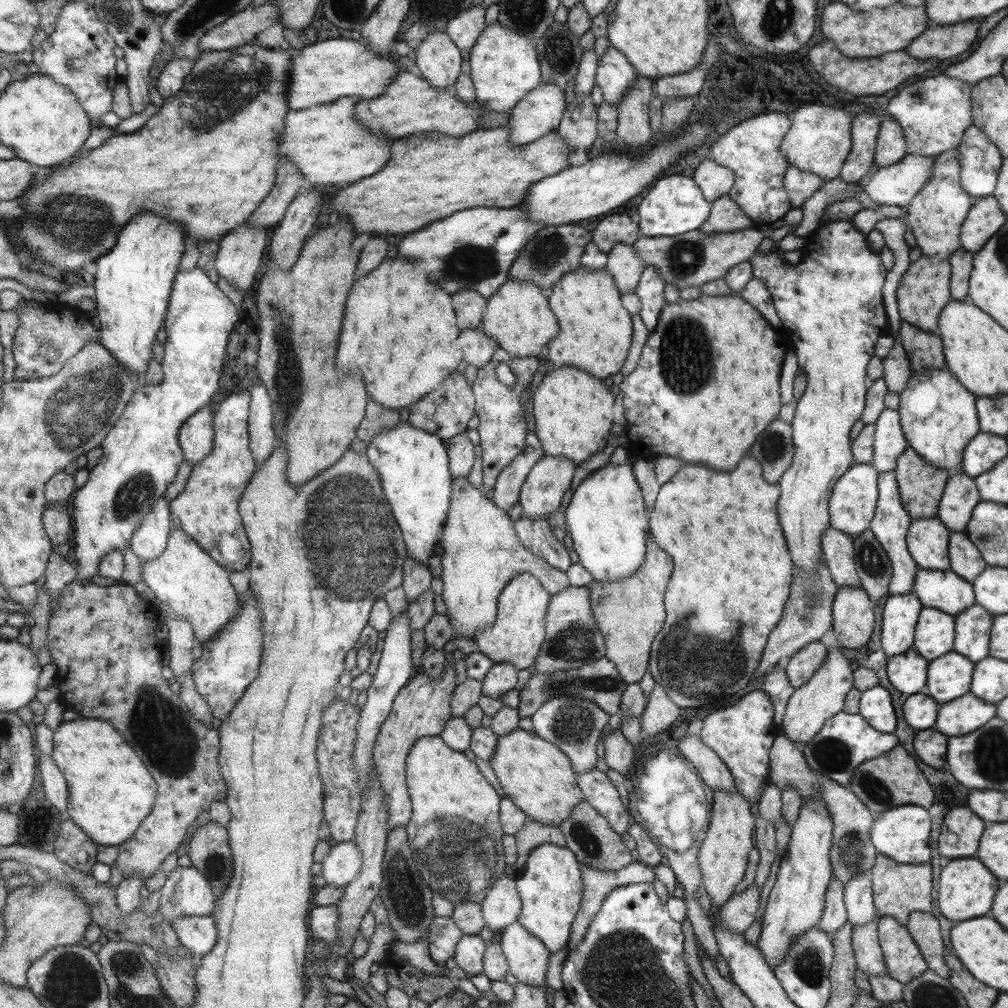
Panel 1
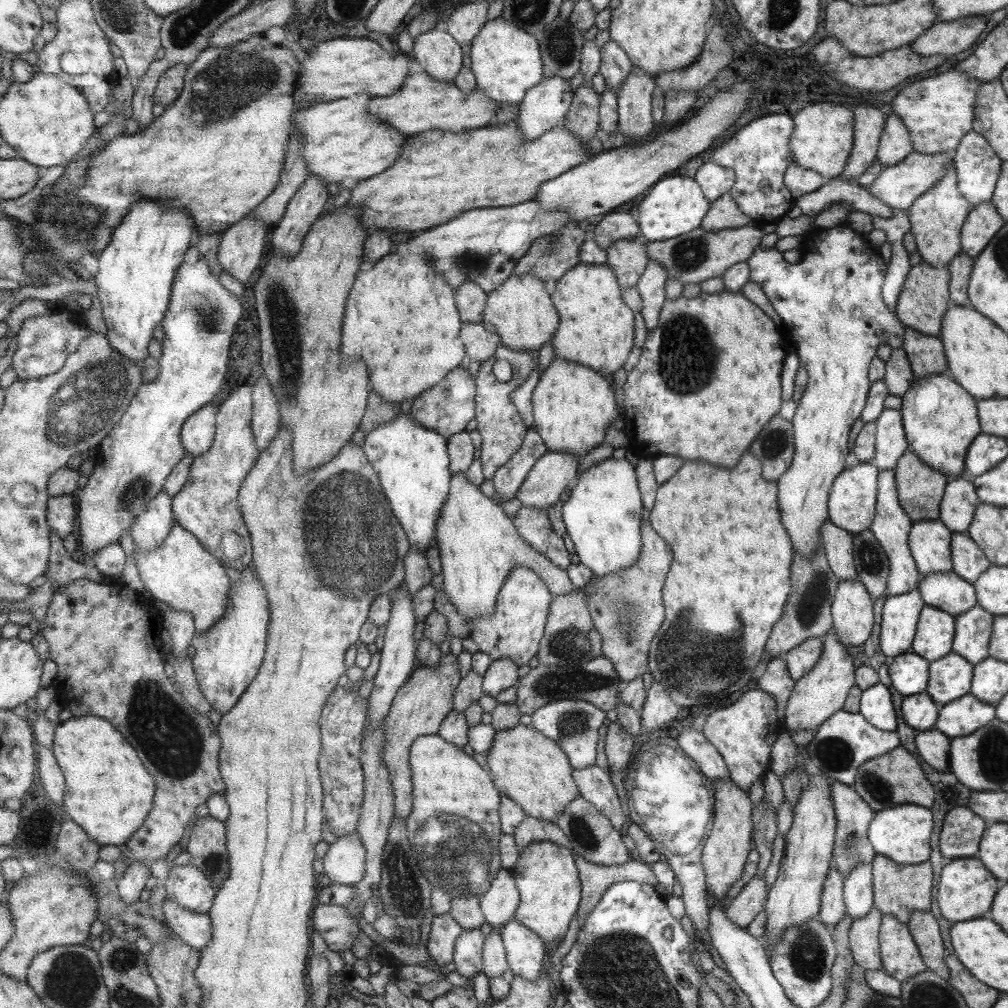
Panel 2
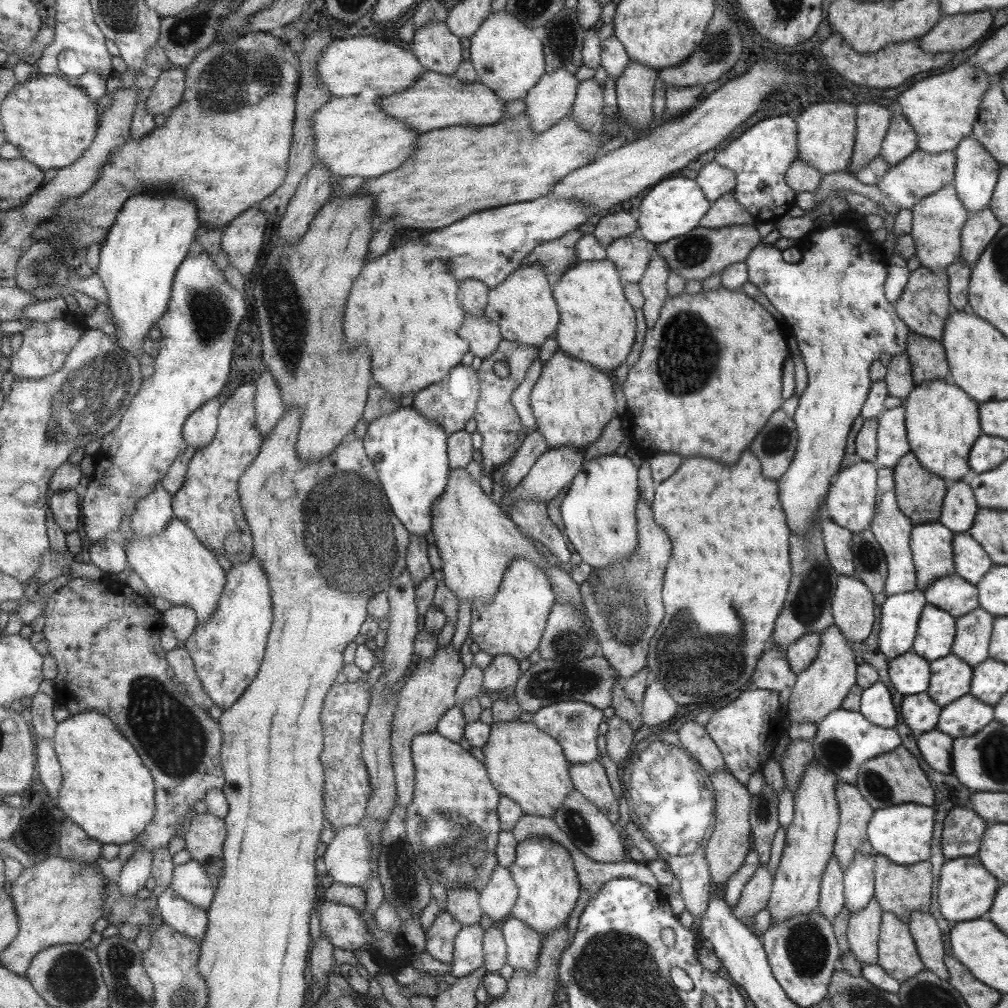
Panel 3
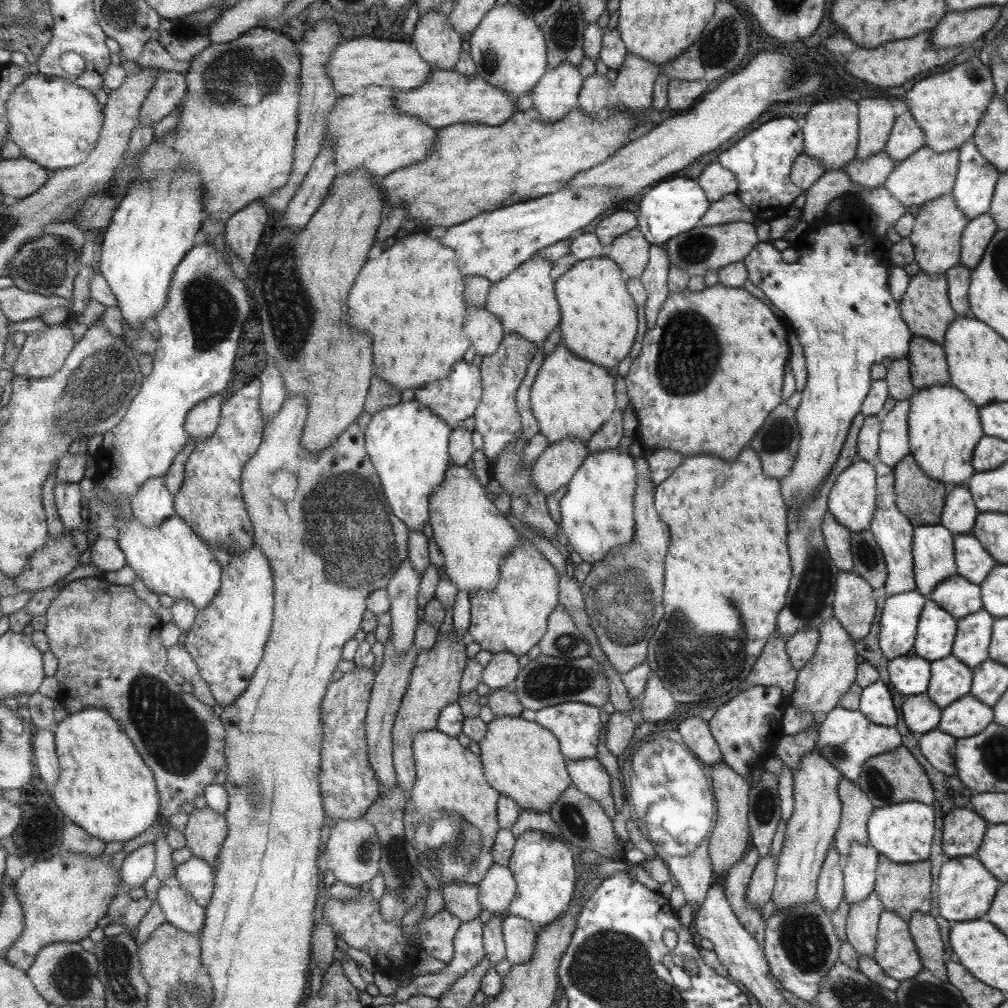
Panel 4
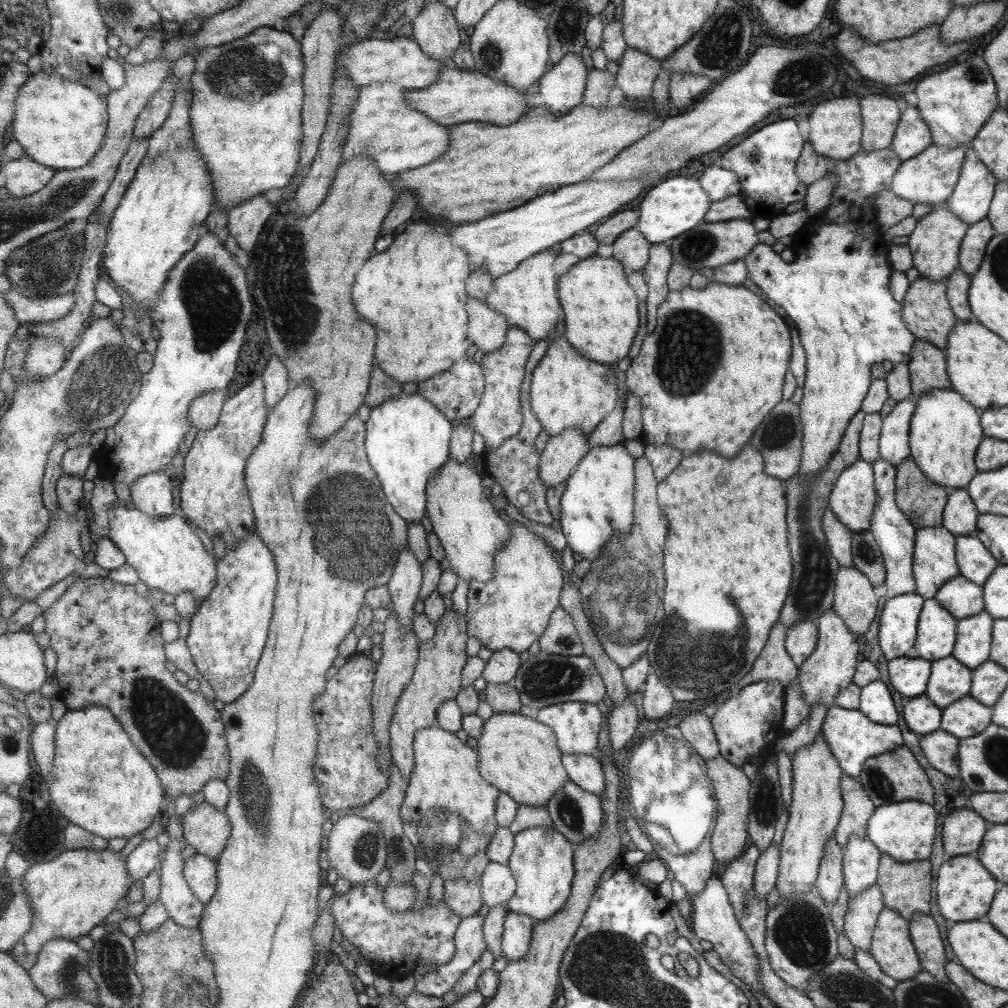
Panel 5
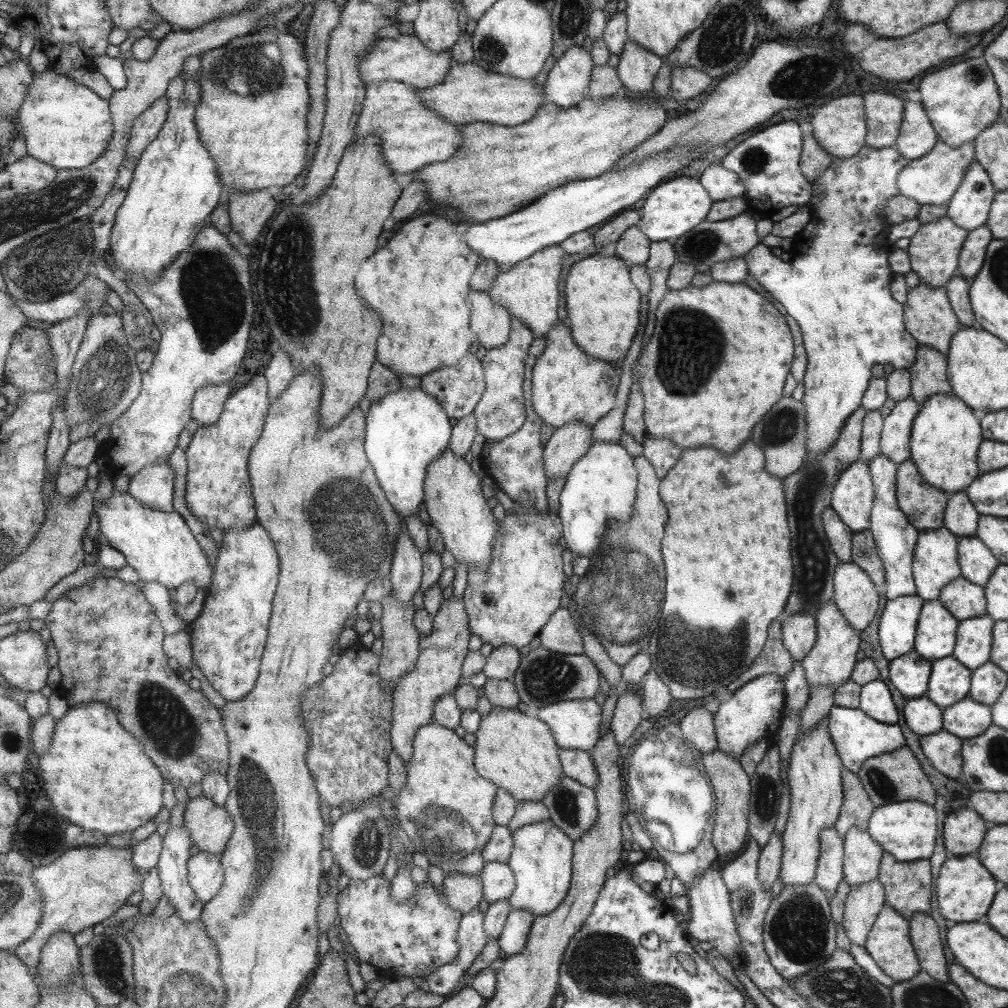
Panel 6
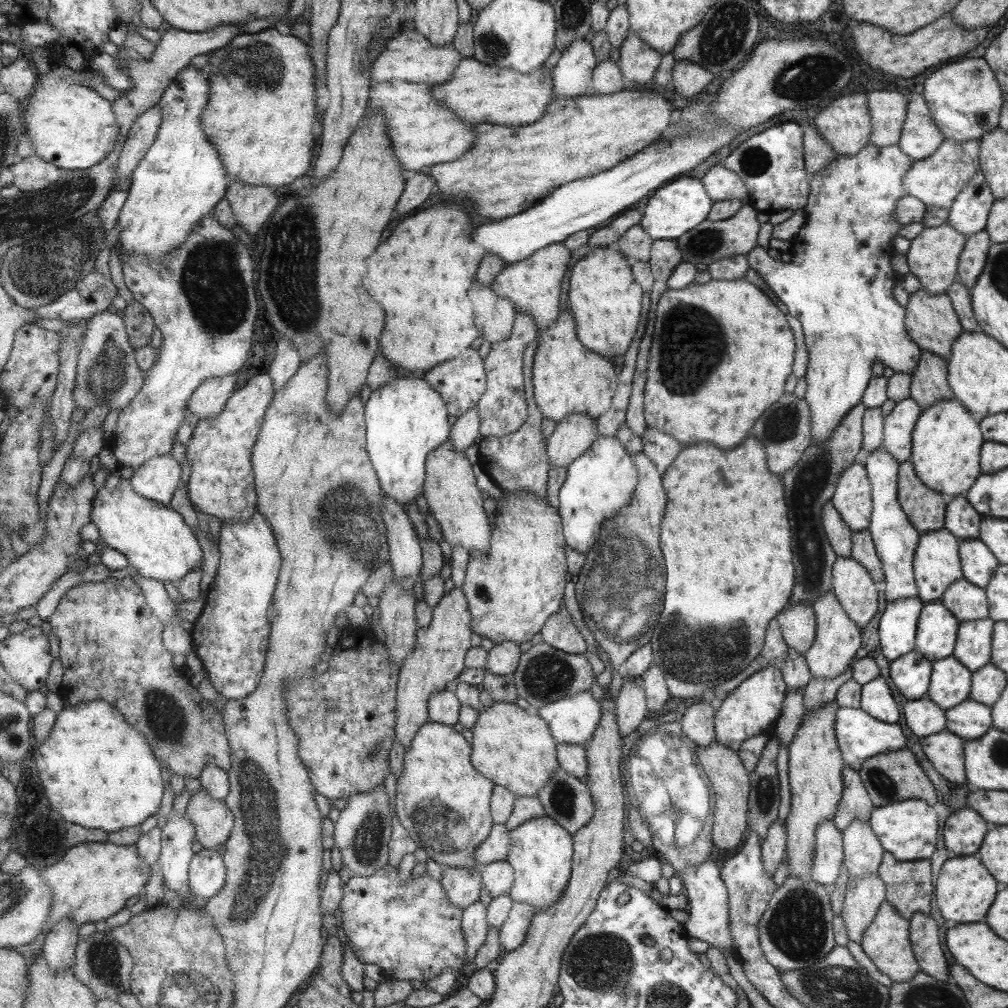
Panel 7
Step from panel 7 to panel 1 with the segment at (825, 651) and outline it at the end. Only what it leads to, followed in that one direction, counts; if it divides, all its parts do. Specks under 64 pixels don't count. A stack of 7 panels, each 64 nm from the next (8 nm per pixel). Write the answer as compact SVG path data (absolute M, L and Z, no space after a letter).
M829 646L827 656L818 670L805 683L793 689L784 710L782 724L778 727L799 748L818 734L827 719L837 715L845 706L846 696L850 688L854 687L854 673L849 667L850 663L841 655L839 647Z

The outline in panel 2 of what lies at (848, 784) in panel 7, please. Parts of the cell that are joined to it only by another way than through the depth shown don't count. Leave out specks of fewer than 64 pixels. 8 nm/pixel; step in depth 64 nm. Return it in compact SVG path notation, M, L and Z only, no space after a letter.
M832 781L830 783L830 793L831 800L834 803L835 816L837 817L831 866L835 867L845 878L857 864L872 863L875 854L877 854L869 841L869 836L867 836L869 820L874 818L875 812L851 786Z

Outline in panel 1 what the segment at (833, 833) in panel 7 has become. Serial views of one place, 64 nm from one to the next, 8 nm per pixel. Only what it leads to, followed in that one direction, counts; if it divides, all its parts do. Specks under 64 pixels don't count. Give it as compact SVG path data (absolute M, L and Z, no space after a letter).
M832 876L825 896L824 911L816 924L817 928L831 935L846 921L846 908L843 902L843 887L837 879Z

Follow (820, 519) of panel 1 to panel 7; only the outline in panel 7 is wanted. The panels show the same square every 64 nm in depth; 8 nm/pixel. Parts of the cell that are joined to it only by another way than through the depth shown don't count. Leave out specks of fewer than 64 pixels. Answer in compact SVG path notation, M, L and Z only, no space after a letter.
M868 144L858 153L853 156L841 156L837 154L836 158L831 161L822 171L812 175L809 182L810 192L806 202L806 206L802 208L805 222L801 225L799 232L791 240L790 261L783 262L781 259L774 260L767 254L767 249L754 246L745 253L748 260L748 266L757 271L765 284L769 286L775 296L780 298L780 301L787 306L787 314L795 316L802 326L804 336L804 345L808 354L808 363L806 365L806 373L804 374L807 384L806 391L803 395L803 400L810 407L811 421L811 443L821 442L830 435L830 432L838 426L842 420L842 416L859 403L863 391L866 390L867 380L869 380L869 368L875 361L882 362L886 367L890 367L895 373L903 372L912 374L915 367L918 366L918 360L921 358L921 349L913 340L910 339L909 333L906 331L905 318L906 309L899 305L895 300L894 286L900 284L901 275L893 270L891 260L895 258L895 238L899 234L899 229L902 227L900 222L894 217L896 202L907 195L906 187L902 184L902 178L906 172L912 167L913 161L907 157L905 153L899 149L898 145L881 147Z

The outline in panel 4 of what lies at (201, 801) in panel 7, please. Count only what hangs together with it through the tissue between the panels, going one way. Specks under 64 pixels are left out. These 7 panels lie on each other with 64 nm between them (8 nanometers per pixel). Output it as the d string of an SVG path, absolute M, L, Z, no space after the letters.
M205 806L193 809L188 814L183 830L185 846L190 848L193 856L207 861L215 869L222 844L229 834L226 817Z

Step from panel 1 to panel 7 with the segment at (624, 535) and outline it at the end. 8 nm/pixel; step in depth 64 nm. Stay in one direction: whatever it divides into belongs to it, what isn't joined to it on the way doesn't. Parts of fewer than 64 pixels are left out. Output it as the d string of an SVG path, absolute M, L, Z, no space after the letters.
M601 435L565 469L566 479L558 490L558 516L563 520L566 543L577 554L585 555L594 546L603 520L615 518L631 502L638 486L638 471L620 441Z

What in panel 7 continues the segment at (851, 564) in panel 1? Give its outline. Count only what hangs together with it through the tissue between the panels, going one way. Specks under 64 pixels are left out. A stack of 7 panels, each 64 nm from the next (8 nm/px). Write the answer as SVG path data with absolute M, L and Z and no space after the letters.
M830 503L822 507L822 528L837 556L850 557L853 532L842 521L841 514Z

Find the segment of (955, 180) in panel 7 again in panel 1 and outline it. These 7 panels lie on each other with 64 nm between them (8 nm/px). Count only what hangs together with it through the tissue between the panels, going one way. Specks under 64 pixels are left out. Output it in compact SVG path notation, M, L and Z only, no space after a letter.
M906 154L898 163L888 167L878 167L873 176L869 176L861 183L861 188L877 204L906 208L911 199L918 194L919 190L930 179L935 160L936 156L925 157Z

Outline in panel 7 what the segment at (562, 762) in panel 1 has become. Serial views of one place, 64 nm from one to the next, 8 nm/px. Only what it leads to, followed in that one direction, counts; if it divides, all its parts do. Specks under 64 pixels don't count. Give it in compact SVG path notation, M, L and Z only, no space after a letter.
M493 702L478 711L471 728L471 764L478 773L505 787L514 796L537 796L543 783L558 770L554 737L539 715L529 715L515 703Z

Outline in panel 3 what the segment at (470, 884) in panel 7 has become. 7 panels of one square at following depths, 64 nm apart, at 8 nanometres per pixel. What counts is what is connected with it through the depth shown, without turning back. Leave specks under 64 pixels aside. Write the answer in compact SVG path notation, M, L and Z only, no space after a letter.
M446 889L445 904L444 910L460 921L462 926L475 924L481 918L482 910L478 905L478 891L475 889Z

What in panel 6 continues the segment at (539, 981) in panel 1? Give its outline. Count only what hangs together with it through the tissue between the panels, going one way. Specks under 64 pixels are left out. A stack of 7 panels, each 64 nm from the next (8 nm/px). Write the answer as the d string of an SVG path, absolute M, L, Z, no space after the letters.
M511 909L498 934L498 947L502 956L517 955L526 946L535 916L523 909Z

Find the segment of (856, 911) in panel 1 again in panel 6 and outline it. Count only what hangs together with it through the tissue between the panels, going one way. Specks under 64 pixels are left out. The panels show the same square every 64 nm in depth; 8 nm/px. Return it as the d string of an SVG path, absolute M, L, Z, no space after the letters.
M851 827L842 839L842 874L851 887L863 885L878 875L884 850L859 827Z

